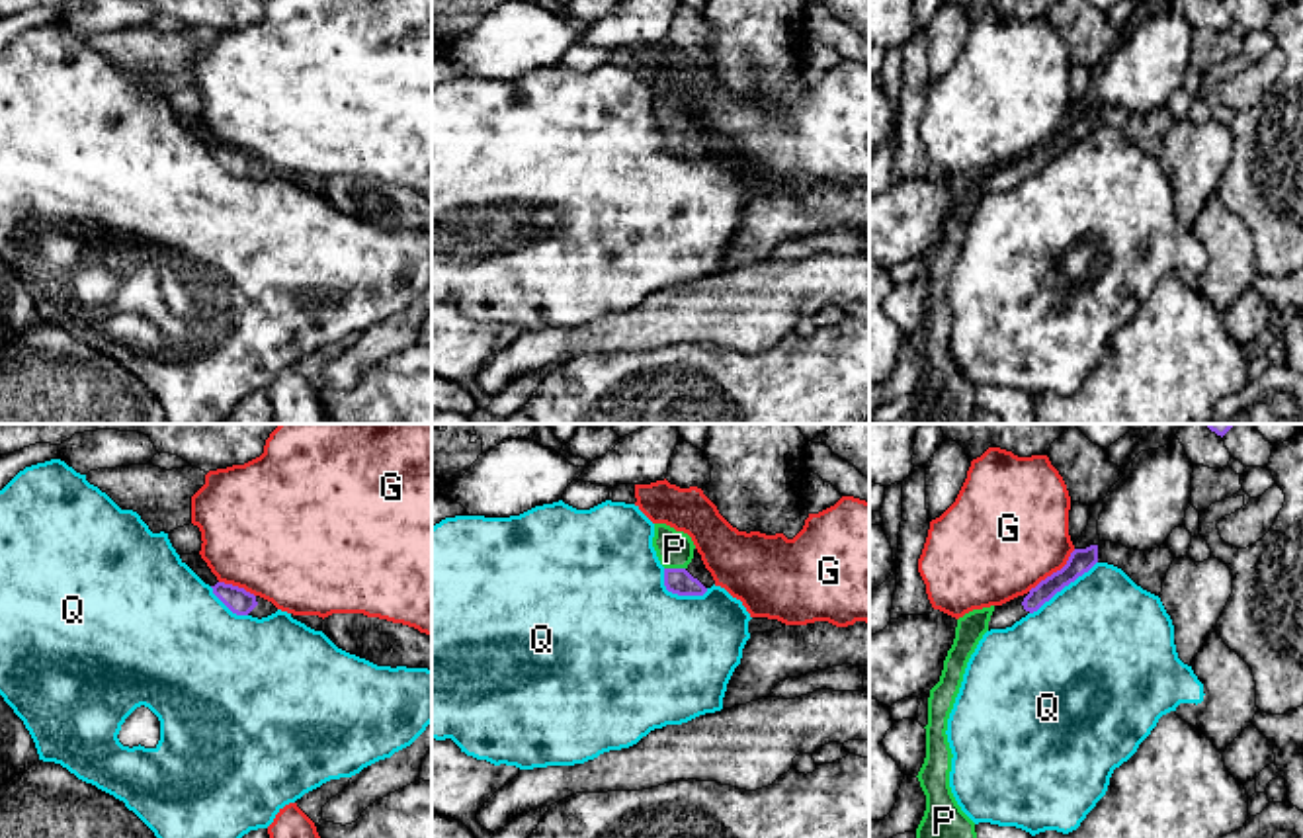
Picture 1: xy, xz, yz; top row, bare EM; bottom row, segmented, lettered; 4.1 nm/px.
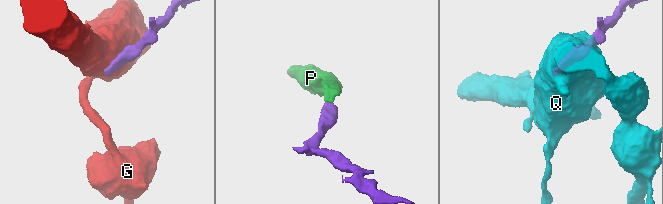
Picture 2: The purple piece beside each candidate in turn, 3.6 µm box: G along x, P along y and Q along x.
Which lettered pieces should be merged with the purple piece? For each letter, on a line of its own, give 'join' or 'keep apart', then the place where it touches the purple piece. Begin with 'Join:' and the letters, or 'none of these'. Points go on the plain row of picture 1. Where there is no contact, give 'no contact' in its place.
Join: P
G: keep apart; contact yz (1053, 135)
P: join; contact xz (674, 131)
Q: keep apart; contact yz (1063, 149)

